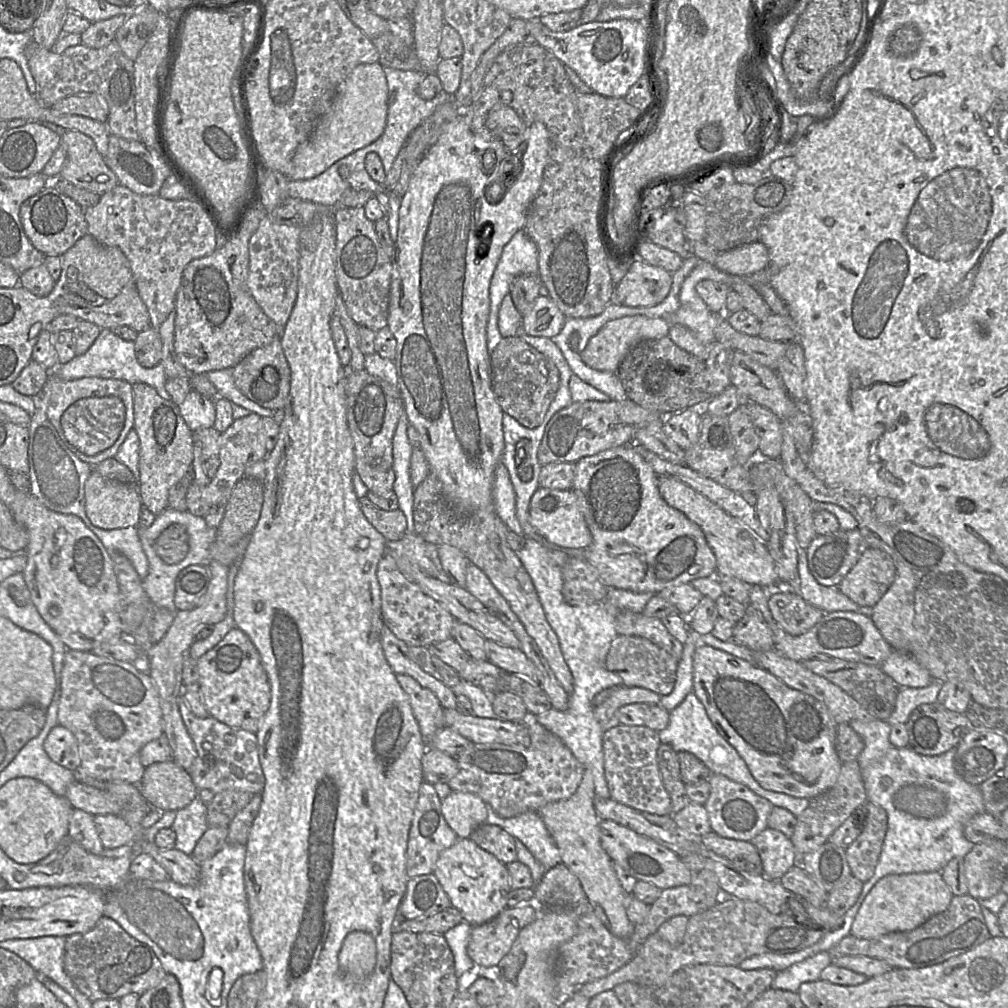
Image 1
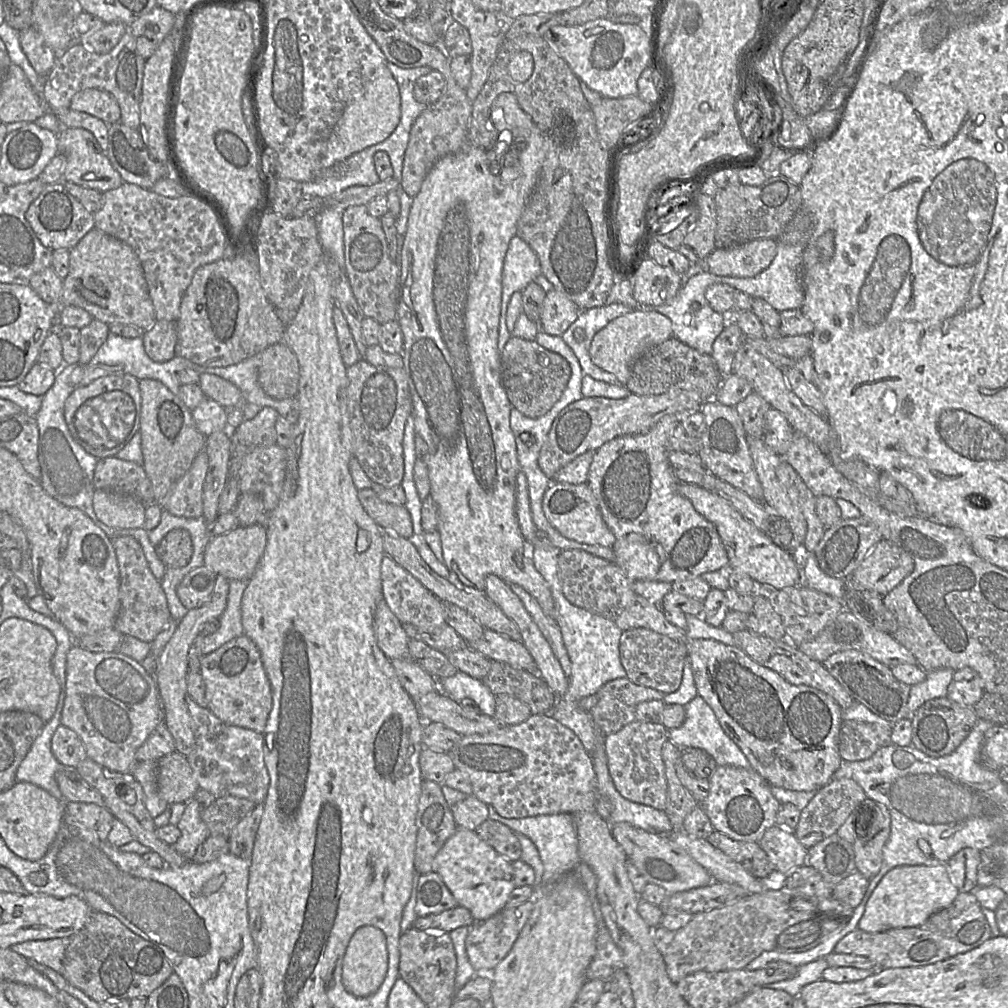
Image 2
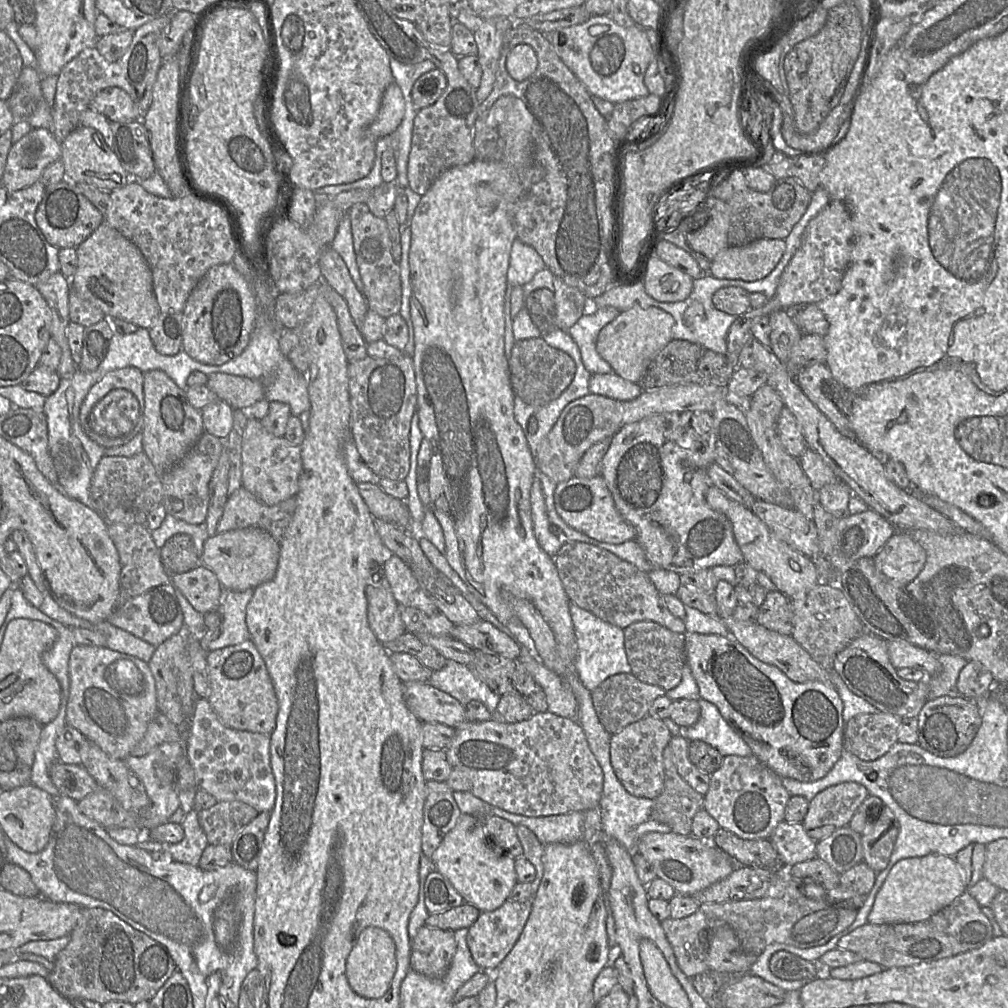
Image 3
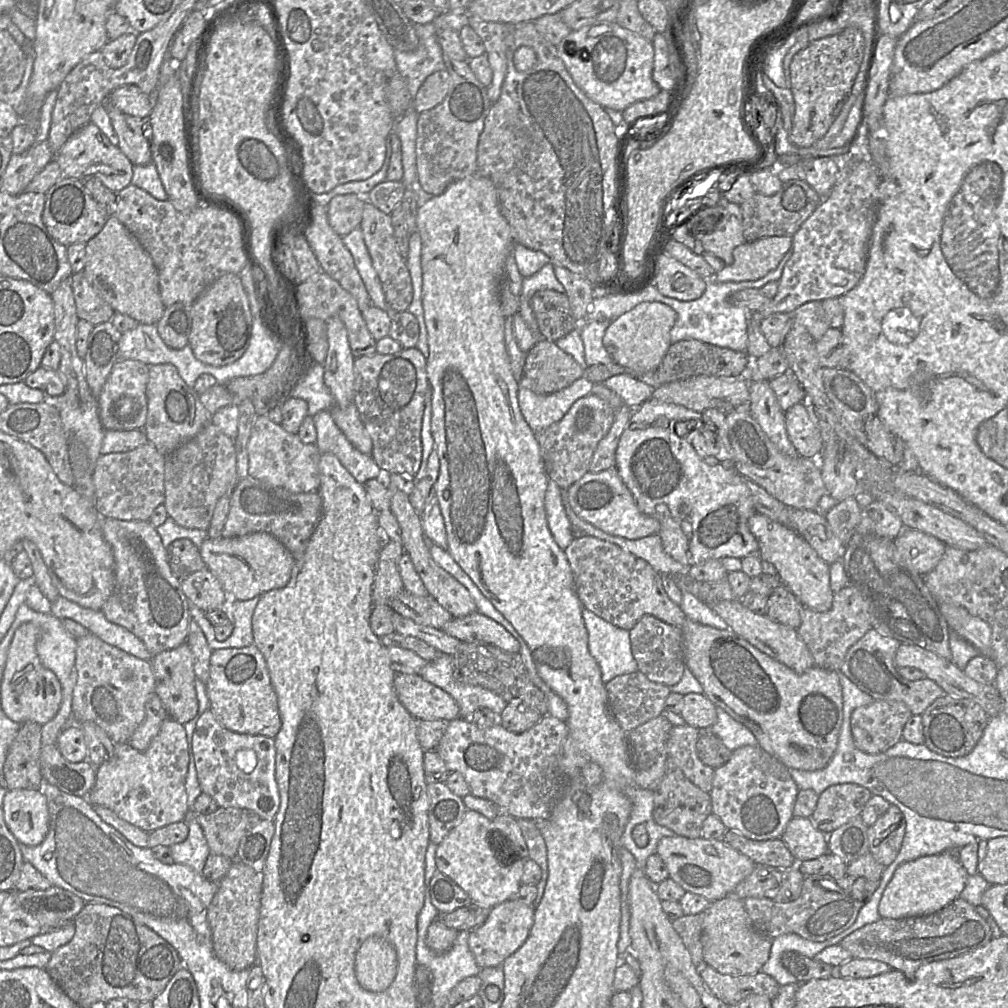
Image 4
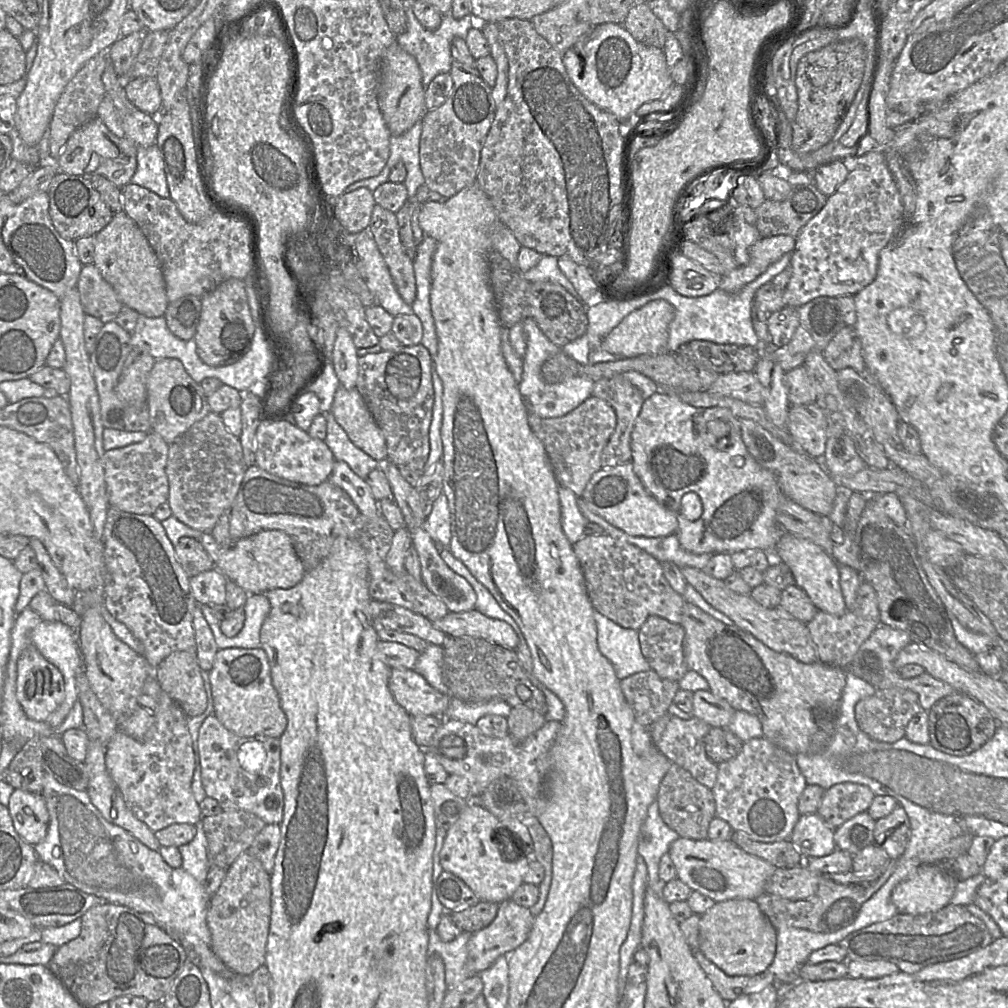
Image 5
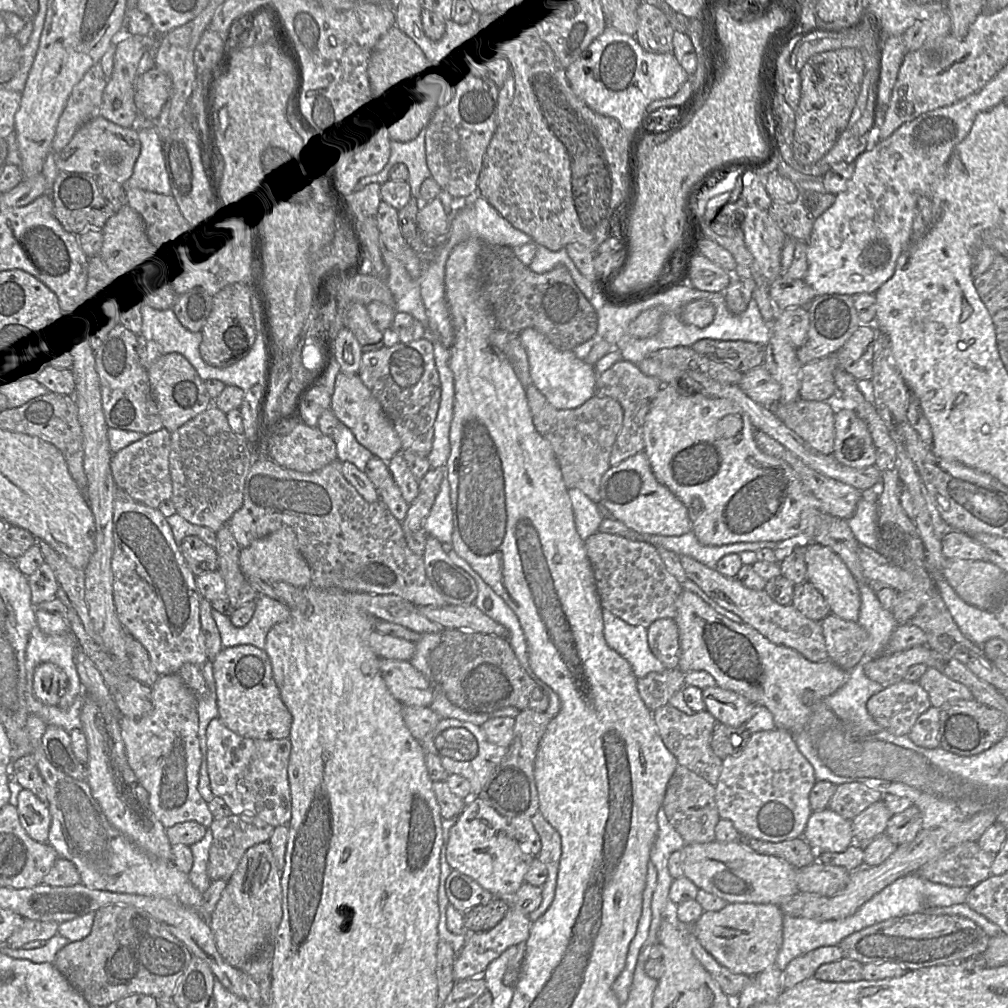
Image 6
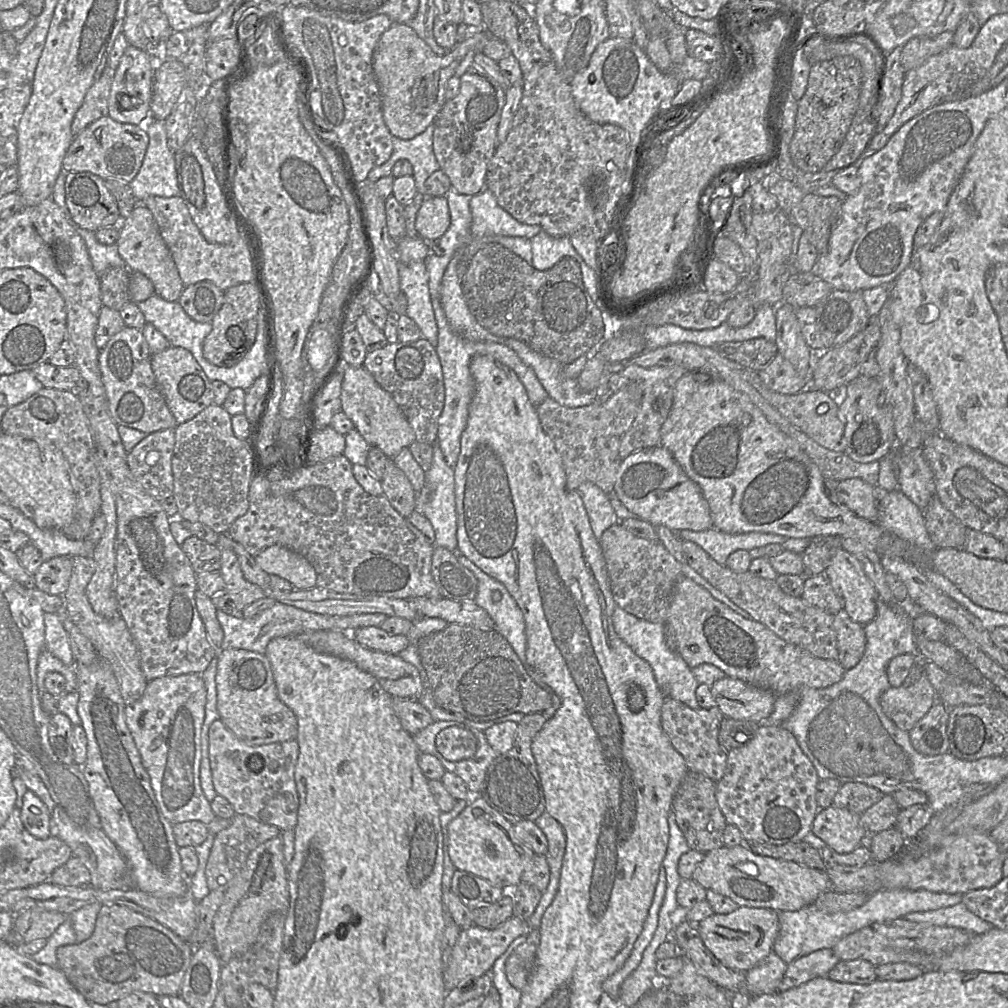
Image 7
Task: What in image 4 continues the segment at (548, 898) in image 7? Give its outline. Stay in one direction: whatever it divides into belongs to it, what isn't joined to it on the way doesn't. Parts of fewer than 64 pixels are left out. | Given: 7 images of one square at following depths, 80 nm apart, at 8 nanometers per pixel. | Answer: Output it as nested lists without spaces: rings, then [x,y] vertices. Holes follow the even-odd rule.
[[[518,819],[522,836],[528,849],[528,858],[535,861],[542,870],[542,877],[537,886],[537,897],[532,906],[535,909],[543,898],[548,880],[547,848],[543,834],[535,823],[535,820]]]

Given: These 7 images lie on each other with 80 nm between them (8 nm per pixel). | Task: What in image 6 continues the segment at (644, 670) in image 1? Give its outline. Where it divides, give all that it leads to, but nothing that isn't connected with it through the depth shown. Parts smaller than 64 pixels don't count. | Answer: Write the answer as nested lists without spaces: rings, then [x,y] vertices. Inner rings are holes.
[[[672,618],[655,620],[647,627],[647,640],[653,655],[666,669],[677,669],[679,665],[679,631]]]

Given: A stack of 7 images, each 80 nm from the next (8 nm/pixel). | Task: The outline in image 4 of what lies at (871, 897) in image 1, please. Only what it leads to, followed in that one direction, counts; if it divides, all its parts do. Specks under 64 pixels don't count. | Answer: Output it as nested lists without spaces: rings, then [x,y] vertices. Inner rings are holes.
[[[951,852],[919,857],[901,864],[887,885],[878,911],[881,918],[901,919],[935,913],[960,897],[968,874]]]

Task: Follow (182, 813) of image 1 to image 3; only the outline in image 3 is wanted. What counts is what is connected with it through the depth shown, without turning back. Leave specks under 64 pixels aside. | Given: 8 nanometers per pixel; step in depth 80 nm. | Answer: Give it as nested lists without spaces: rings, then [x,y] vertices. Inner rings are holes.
[[[194,808],[187,812],[181,826],[184,831],[183,839],[179,843],[166,845],[165,851],[172,861],[198,866],[208,843],[198,821],[198,812]]]

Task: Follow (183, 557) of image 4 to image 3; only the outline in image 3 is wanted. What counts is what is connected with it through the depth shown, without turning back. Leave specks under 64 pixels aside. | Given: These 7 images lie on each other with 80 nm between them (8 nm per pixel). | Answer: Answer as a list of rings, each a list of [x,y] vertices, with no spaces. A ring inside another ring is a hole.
[[[175,534],[159,549],[162,563],[169,574],[186,573],[201,564],[194,543],[187,534]]]

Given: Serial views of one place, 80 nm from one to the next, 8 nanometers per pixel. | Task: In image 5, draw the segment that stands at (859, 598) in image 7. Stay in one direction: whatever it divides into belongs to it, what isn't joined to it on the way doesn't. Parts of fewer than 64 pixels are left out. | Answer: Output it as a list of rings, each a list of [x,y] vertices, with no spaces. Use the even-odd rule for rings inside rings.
[[[784,531],[773,552],[777,560],[790,568],[794,584],[806,592],[819,611],[833,615],[841,615],[846,612],[847,607],[840,586],[840,565],[822,547]]]

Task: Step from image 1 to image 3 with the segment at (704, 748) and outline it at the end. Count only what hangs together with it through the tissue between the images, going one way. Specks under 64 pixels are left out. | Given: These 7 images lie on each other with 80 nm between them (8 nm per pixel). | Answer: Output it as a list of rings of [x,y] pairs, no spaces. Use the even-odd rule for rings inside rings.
[[[702,698],[698,702],[701,709],[698,721],[691,726],[681,727],[679,735],[689,741],[706,742],[716,748],[724,757],[751,755],[749,746],[730,727],[718,708]]]

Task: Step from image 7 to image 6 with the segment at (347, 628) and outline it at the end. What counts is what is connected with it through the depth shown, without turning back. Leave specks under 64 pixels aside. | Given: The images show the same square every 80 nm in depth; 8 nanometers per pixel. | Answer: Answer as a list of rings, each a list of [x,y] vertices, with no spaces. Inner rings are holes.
[[[259,595],[255,600],[255,606],[250,621],[240,628],[231,623],[230,616],[212,609],[211,614],[220,632],[223,649],[237,645],[252,645],[264,650],[269,630],[290,616],[290,610],[284,603],[268,596]]]

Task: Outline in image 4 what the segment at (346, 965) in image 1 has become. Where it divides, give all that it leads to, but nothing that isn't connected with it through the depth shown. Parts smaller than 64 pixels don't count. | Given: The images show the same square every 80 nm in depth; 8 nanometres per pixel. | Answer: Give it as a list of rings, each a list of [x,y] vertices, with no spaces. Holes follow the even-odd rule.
[[[379,936],[367,938],[356,952],[354,971],[363,989],[375,993],[385,991],[397,973],[393,945]]]

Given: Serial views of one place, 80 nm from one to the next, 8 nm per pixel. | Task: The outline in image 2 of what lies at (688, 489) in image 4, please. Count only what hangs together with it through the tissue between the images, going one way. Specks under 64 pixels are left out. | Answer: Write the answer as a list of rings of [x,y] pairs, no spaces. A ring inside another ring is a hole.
[[[702,409],[701,411],[683,411],[680,413],[664,416],[647,433],[638,435],[626,435],[615,438],[595,451],[593,461],[589,468],[587,483],[591,488],[604,522],[615,536],[615,542],[611,547],[614,553],[614,562],[622,568],[627,577],[633,582],[639,580],[656,580],[675,583],[682,580],[699,577],[709,572],[727,570],[729,564],[728,555],[715,525],[704,518],[701,514],[699,514],[689,499],[683,497],[678,493],[677,485],[679,481],[675,477],[673,466],[668,459],[668,455],[671,451],[682,451],[688,454],[698,455],[702,446],[702,438],[704,432],[705,418],[702,413]]]

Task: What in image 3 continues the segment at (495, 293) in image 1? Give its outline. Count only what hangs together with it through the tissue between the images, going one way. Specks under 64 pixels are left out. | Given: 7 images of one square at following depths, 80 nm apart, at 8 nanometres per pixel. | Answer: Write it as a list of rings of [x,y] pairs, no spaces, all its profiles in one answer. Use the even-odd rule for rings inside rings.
[[[516,238],[511,247],[507,270],[507,289],[505,293],[504,314],[510,304],[511,291],[515,286],[524,286],[534,275],[545,269],[545,263],[536,250]]]

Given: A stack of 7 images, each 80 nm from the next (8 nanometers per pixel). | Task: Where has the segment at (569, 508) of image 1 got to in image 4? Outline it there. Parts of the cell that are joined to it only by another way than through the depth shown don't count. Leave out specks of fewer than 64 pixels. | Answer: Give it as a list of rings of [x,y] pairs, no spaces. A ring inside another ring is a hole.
[[[615,468],[600,473],[587,473],[563,492],[566,506],[582,520],[614,536],[639,539],[658,534],[660,523],[657,519],[642,513],[637,503],[621,480]]]

